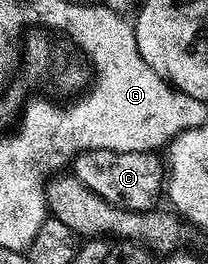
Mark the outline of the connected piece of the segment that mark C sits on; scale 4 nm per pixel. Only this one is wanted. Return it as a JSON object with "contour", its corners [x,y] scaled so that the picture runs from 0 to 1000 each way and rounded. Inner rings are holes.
{"contour":[[[409,568],[341,617],[341,655],[457,742],[486,742],[596,795],[726,795],[760,777],[803,670],[798,633],[736,576],[553,576],[548,568]]]}

